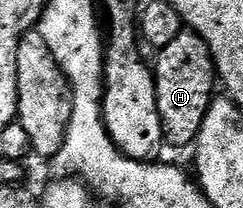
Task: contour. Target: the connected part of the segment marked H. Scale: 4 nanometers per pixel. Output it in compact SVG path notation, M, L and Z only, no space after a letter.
M185 31L155 56L156 102L162 119L163 144L173 145L176 149L195 146L198 131L202 131L202 119L206 119L206 111L217 92L216 85L218 89L216 61L210 47L198 34Z

